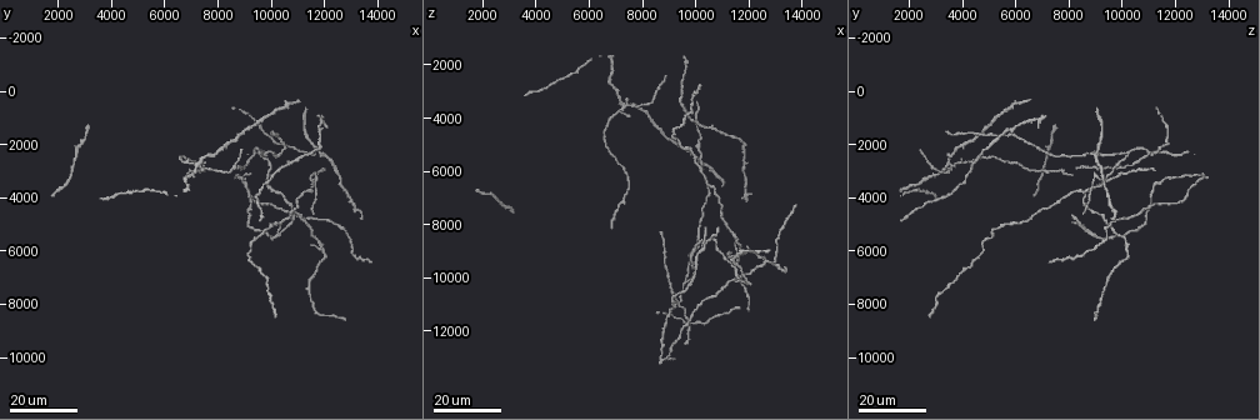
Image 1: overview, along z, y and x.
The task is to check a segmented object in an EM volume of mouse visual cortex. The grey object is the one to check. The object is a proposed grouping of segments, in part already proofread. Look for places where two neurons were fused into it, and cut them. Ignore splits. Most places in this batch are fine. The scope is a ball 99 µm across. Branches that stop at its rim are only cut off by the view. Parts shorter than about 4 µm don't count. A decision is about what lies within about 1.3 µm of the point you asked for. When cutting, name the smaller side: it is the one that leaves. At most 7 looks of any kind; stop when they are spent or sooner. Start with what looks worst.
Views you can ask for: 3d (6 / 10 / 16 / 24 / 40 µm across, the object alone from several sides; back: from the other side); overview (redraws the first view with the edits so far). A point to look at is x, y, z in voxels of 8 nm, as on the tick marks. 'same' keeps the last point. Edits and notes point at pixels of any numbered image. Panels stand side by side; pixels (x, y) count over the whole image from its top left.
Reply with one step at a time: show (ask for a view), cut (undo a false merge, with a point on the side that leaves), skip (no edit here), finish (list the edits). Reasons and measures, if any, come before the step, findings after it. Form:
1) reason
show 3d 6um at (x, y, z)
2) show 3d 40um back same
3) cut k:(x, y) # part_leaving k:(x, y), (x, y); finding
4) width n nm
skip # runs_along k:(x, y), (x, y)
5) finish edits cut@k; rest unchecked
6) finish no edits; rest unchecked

three-way junction
show 3d 24um at (10300, 5400, 8900)

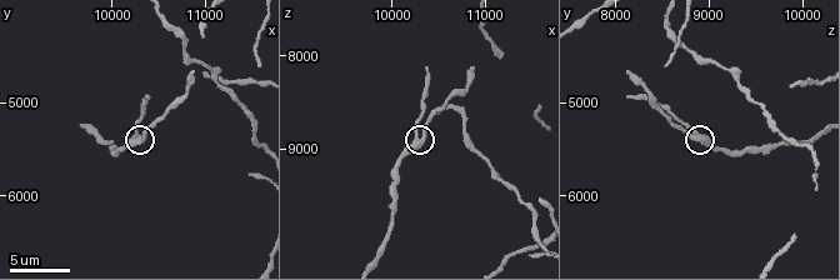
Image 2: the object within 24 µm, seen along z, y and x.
show 3d 10um at (10300, 5350, 8900)

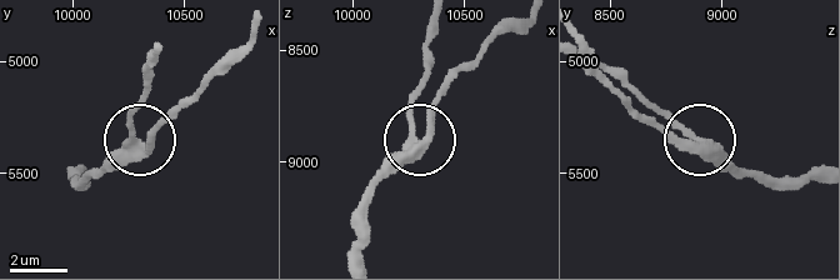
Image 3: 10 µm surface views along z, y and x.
arms 3
skip # runs_along 3:(818, 170), (796, 176), (739, 174), (634, 86); all the same neuron

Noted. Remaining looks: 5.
looks like a crossing
show 3d 24um at (7300, 2800, 3500)

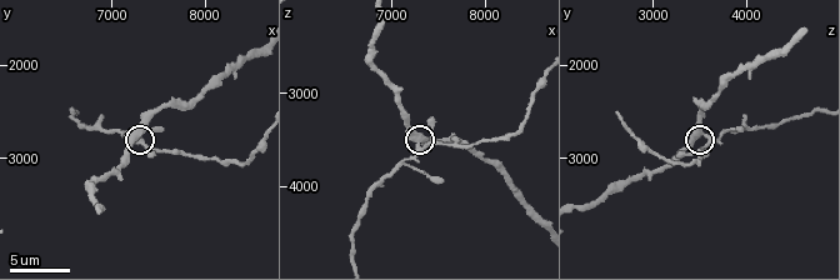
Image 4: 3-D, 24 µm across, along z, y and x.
show 3d 10um at (7250, 2700, 3500)

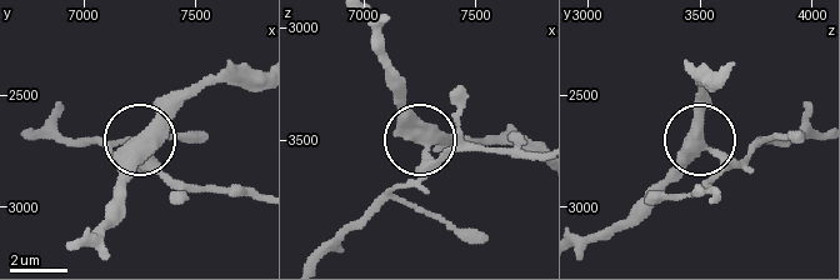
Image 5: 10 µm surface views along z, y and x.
show 3d 6um at (7260, 2750, 3530)

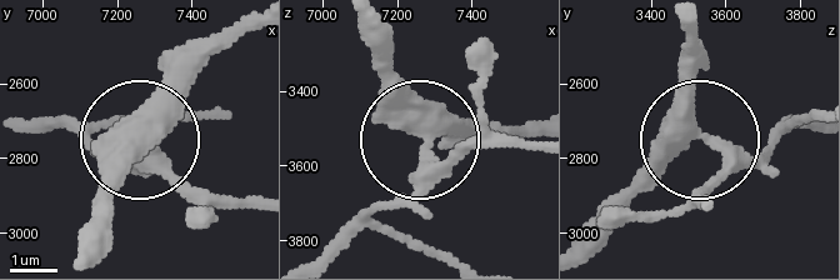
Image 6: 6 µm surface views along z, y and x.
cut 6:(200, 189) # part_leaving 6:(425, 179), (334, 250); a second neuron is stuck on

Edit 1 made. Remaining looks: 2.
finish edits cut@6; rest unchecked

